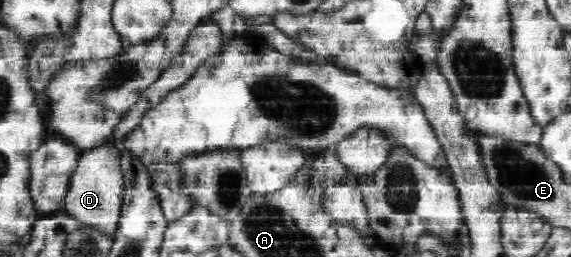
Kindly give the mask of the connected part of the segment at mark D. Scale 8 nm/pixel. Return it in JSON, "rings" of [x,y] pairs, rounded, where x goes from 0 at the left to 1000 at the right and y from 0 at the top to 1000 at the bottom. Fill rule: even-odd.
{"rings":[[[196,560],[145,588],[128,669],[109,825],[179,907],[200,914],[212,840],[217,689],[212,588]]]}

